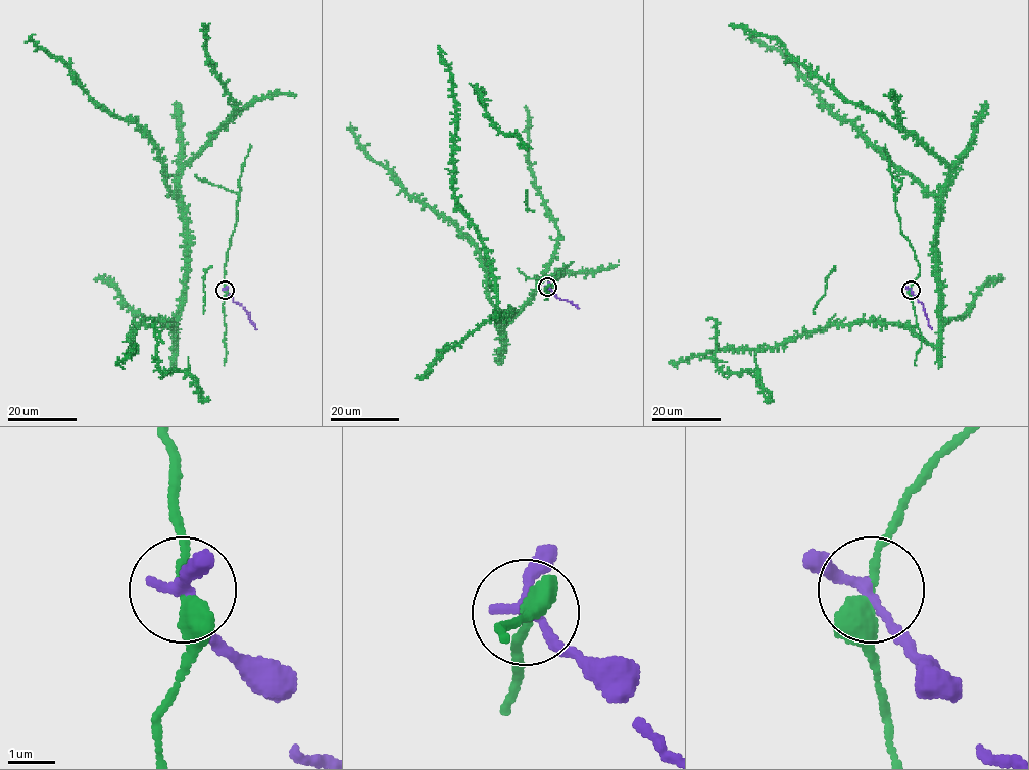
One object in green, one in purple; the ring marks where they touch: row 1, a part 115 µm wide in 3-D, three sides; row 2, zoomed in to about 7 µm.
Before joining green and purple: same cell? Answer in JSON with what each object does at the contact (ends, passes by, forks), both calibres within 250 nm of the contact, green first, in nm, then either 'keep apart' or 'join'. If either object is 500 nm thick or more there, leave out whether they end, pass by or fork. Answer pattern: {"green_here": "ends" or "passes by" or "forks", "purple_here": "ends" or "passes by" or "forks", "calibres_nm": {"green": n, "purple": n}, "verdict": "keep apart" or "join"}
{"green_here": "passes by", "purple_here": "passes by", "calibres_nm": {"green": 340, "purple": 220}, "verdict": "join"}

